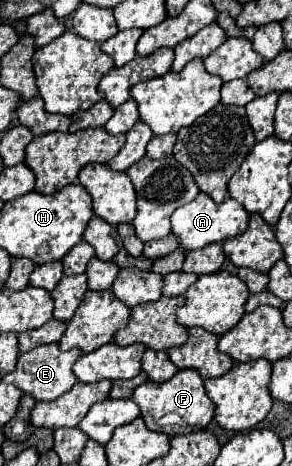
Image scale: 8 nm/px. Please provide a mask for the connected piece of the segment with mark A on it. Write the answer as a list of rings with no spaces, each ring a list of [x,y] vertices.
[[[198,193],[198,197],[194,201],[176,209],[174,215],[170,217],[170,221],[172,221],[172,233],[178,237],[180,247],[184,251],[194,251],[194,249],[202,249],[210,243],[220,243],[224,239],[240,235],[248,227],[248,213],[234,199],[226,199],[218,205],[206,193]]]

